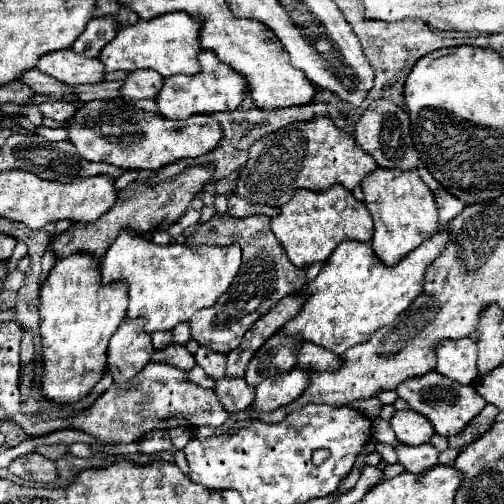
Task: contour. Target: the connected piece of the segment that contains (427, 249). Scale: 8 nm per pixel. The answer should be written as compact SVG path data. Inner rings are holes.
M419 165L417 171L435 195L439 207L439 231L415 251L411 251L405 259L401 259L395 267L385 267L375 257L371 243L343 241L327 259L319 275L311 283L307 283L305 289L301 289L301 293L307 293L309 297L305 299L301 311L285 323L283 333L289 333L289 337L303 337L305 341L343 355L349 347L369 341L369 337L379 327L389 325L421 293L425 269L433 263L435 257L439 257L439 253L445 249L445 243L449 241L447 223L455 215L459 215L465 205L457 197L449 195L423 165Z

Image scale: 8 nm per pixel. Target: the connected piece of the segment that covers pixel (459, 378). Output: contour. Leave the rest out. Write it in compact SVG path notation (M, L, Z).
M471 337L459 341L443 341L437 349L437 373L461 385L477 381L477 343Z

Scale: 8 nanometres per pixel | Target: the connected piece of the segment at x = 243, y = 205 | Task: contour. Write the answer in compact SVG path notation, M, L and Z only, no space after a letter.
M233 193L227 195L229 199L229 215L241 219L241 217L249 217L249 215L267 215L267 217L275 217L279 213L279 209L273 209L269 205L251 205L239 197L235 197Z

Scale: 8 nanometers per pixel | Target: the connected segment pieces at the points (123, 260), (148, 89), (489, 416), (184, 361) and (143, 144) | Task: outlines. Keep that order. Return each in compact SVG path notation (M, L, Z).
M131 231L121 233L115 243L109 247L107 255L101 259L99 269L101 269L101 281L103 283L119 283L125 281L129 285L129 307L127 307L127 317L145 317L147 325L143 327L147 333L155 331L171 331L175 325L189 321L195 311L205 309L213 305L225 289L229 289L233 277L237 275L241 265L241 249L231 245L231 247L209 247L209 245L199 245L199 247L187 247L187 245L155 245L147 241L141 235L135 235Z
M133 71L125 79L125 87L121 89L121 97L127 99L155 99L161 91L163 77L153 71Z
M485 405L485 409L467 425L467 429L461 435L449 437L449 447L461 449L461 447L467 447L469 443L473 443L477 437L481 437L483 433L487 433L493 427L497 413L499 413L499 409L495 405Z
M171 343L163 351L155 351L153 361L167 363L167 365L173 365L173 367L183 369L183 371L189 371L195 367L195 357L185 349L185 345L175 345L175 343Z
M127 99L85 103L79 119L67 127L69 141L87 161L105 161L123 169L157 171L187 157L201 157L223 141L223 129L211 115L195 115L185 121L169 121L157 113L147 113Z

